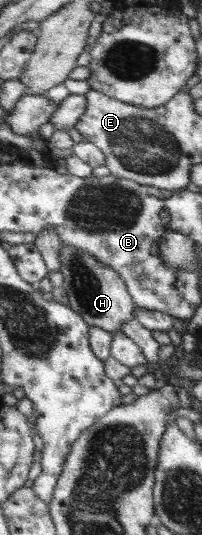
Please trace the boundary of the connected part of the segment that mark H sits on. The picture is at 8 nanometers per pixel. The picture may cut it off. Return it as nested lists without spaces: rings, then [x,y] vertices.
[[[64,244],[61,251],[65,283],[63,285],[69,296],[69,305],[83,314],[91,326],[98,326],[111,332],[122,332],[127,321],[136,319],[138,305],[131,294],[125,279],[112,266],[97,260],[91,253],[80,251],[74,246]]]

